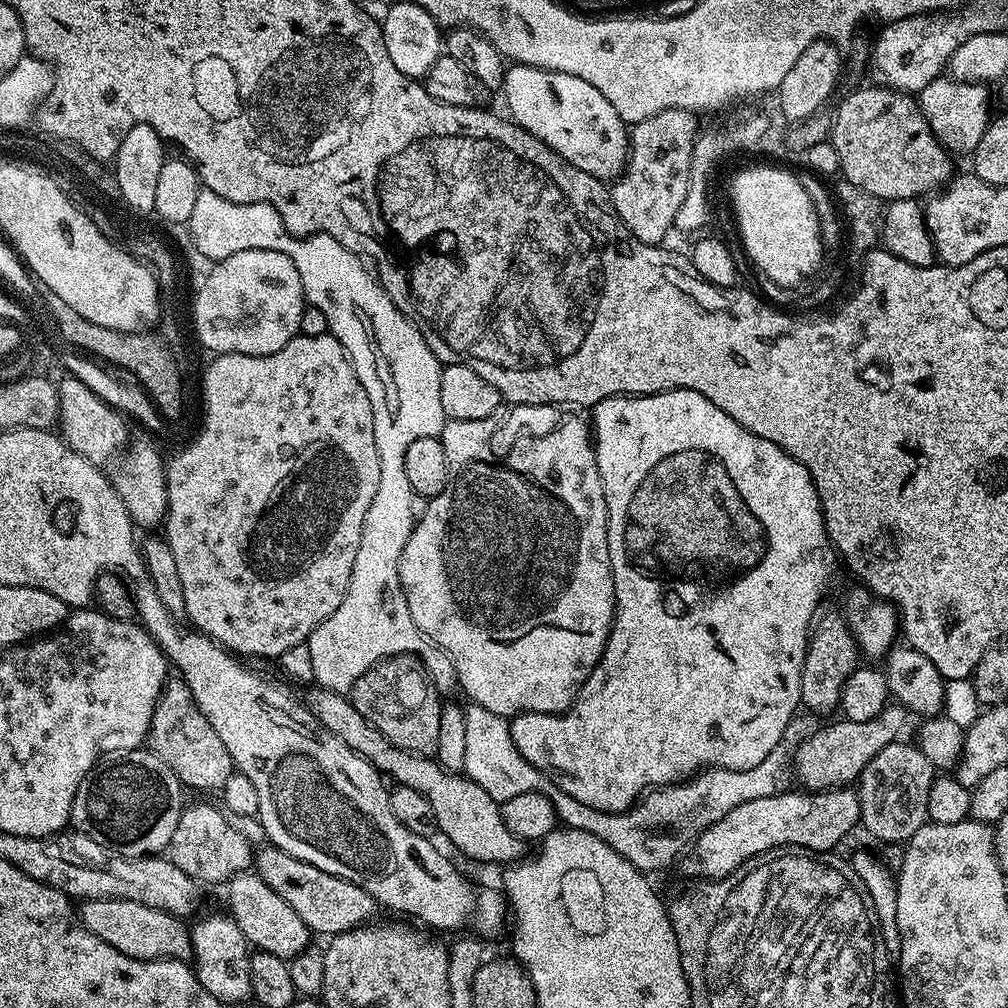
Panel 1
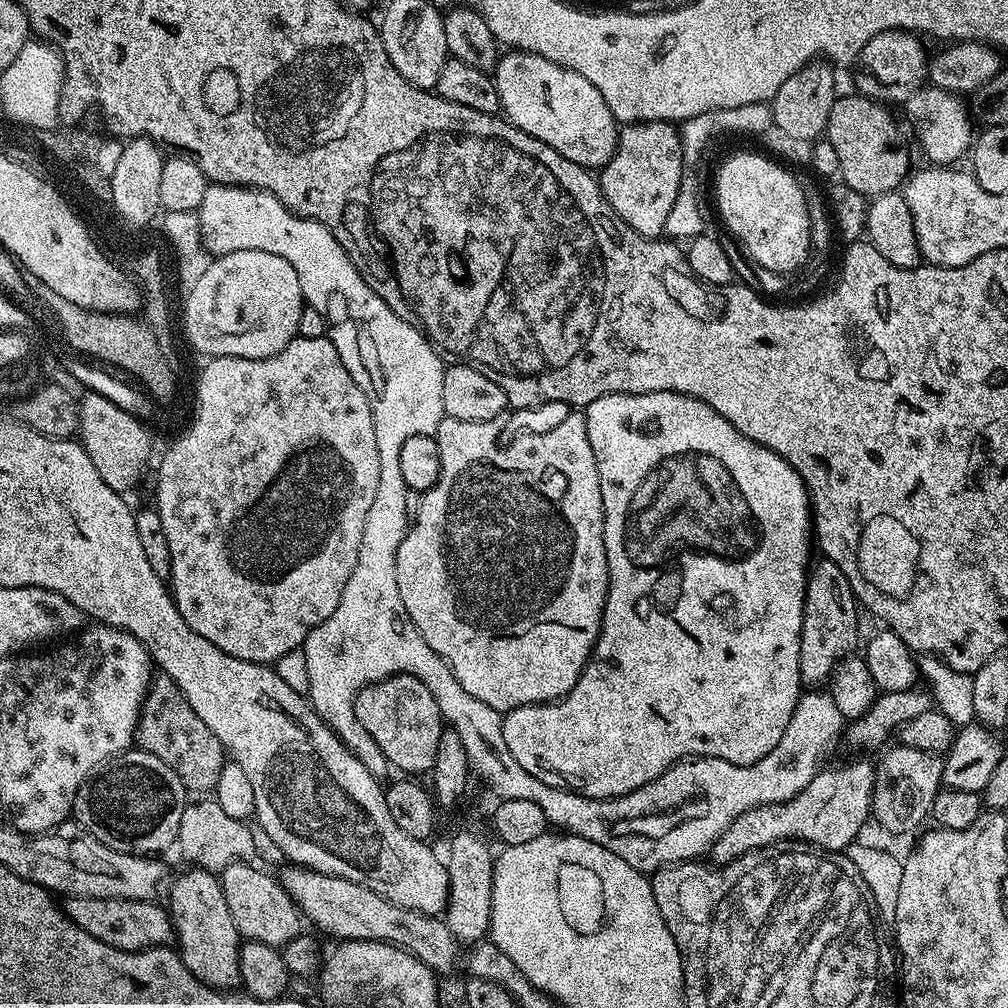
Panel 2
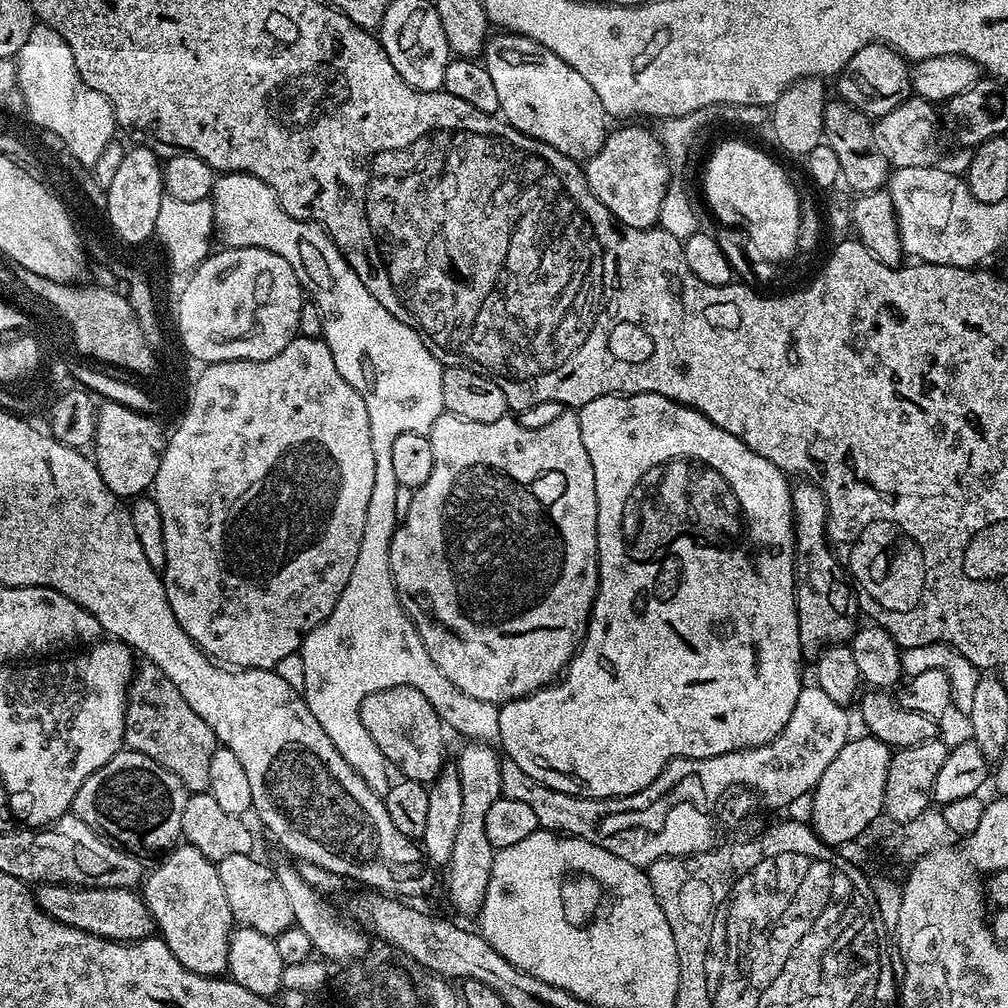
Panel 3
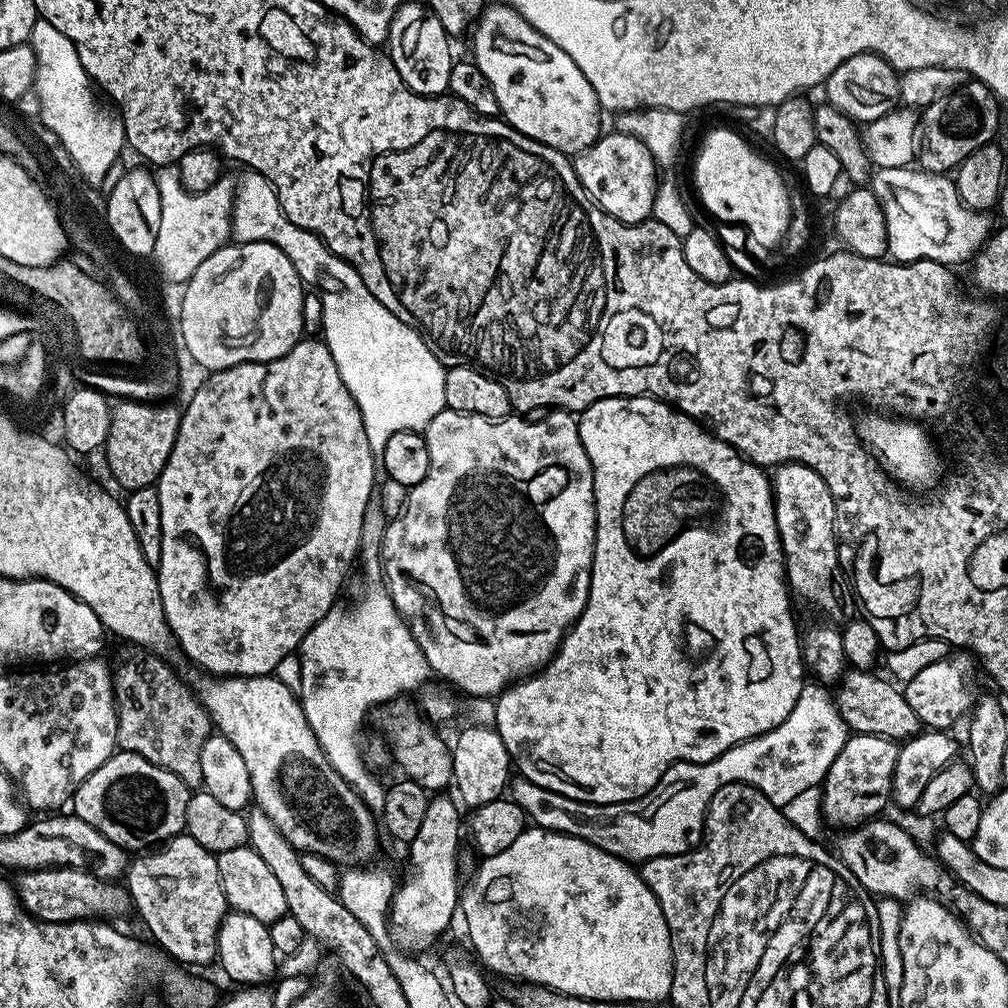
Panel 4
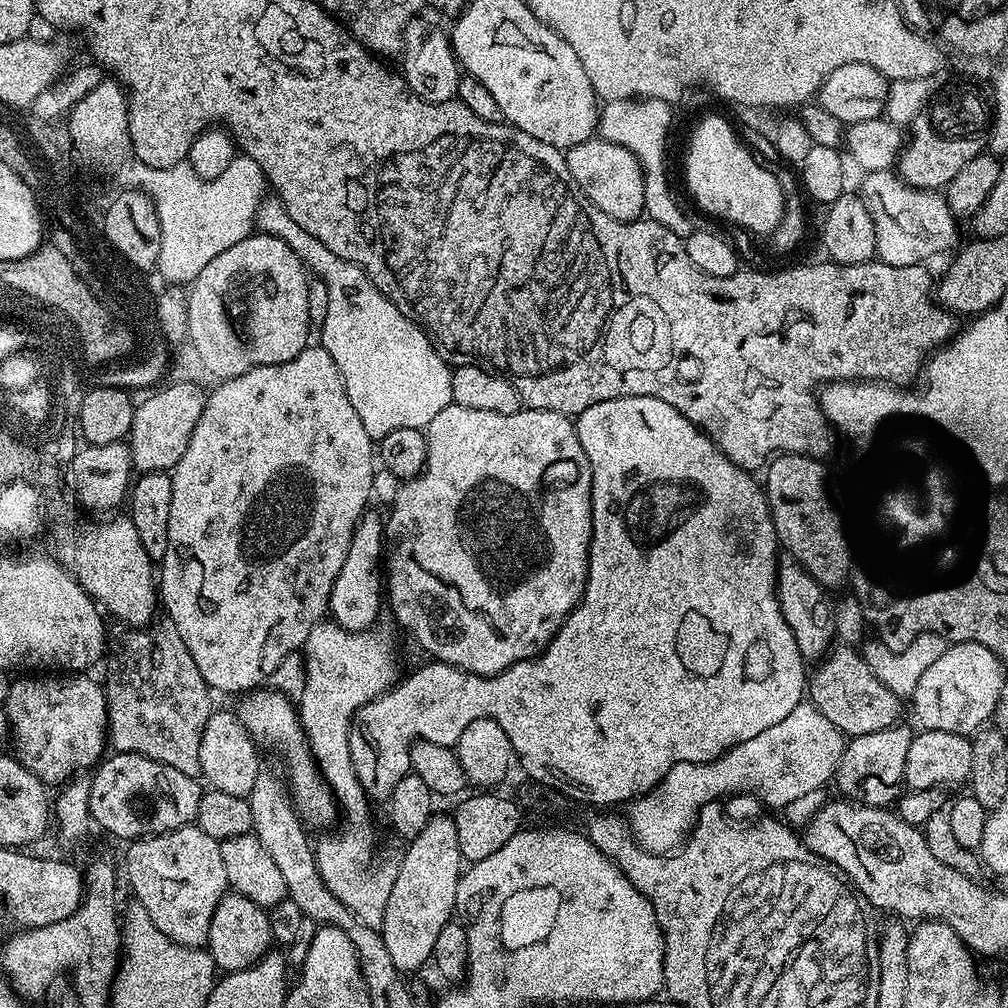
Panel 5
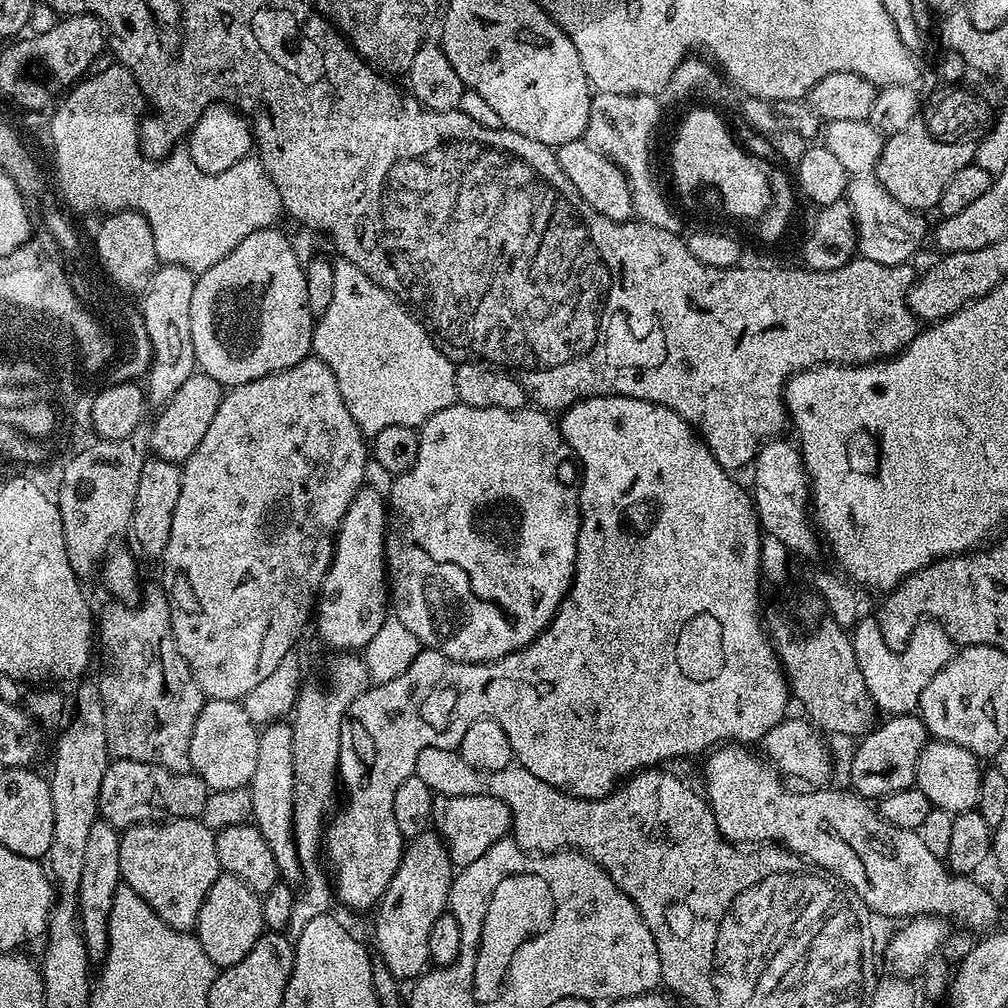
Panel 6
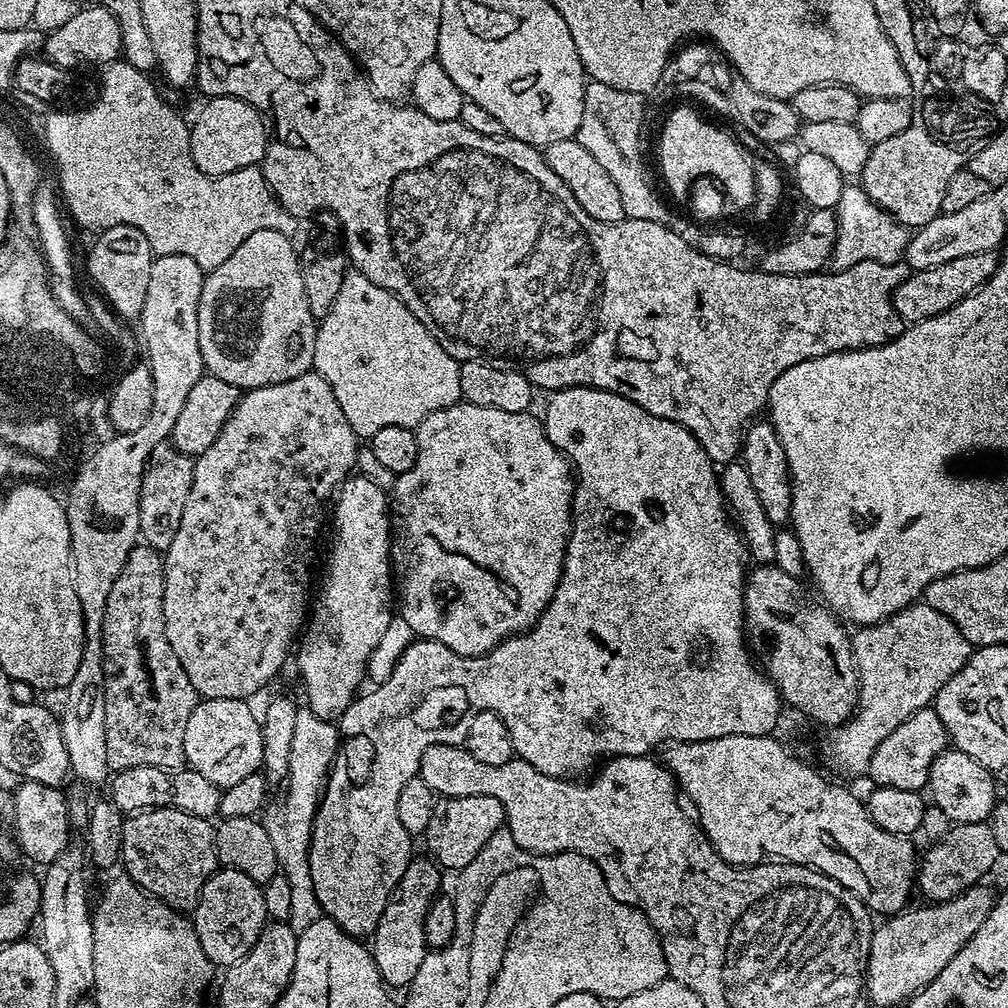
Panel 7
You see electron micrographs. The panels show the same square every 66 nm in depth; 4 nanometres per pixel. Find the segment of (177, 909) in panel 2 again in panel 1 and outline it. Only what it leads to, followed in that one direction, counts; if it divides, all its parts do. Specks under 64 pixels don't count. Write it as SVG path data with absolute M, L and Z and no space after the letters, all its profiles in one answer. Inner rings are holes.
M223 911L213 916L201 915L191 925L192 960L198 982L214 994L225 1006L240 1004L252 1000L252 983L250 982L250 945L242 930L232 921L232 917ZM221 912L221 913L220 913ZM204 916L204 917L203 917ZM201 919L201 920L200 920ZM200 920L200 921L199 921Z

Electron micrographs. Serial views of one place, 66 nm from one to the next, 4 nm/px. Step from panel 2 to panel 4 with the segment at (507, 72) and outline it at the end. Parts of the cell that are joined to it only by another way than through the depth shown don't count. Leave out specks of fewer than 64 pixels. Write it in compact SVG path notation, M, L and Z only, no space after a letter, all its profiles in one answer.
M503 2L489 3L482 15L471 29L472 53L471 59L486 74L486 82L490 82L490 90L494 90L494 98L498 98L500 116L505 124L518 130L526 138L534 138L554 150L563 152L569 158L575 158L578 153L584 152L602 135L600 116L602 109L598 98L594 94L594 86L586 82L586 74L578 70L574 58L562 50L562 46L554 46L546 34L534 30L522 14L513 8L508 8Z

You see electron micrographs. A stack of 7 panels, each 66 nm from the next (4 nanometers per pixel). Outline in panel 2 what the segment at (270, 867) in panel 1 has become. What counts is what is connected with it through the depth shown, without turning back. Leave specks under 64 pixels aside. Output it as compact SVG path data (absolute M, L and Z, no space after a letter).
M287 867L279 869L278 879L286 894L290 894L300 909L301 917L328 935L337 936L337 941L381 940L414 954L414 958L437 974L448 972L455 966L462 945L454 938L444 918L424 916L420 912L398 906L382 898L382 894L374 894L374 890L341 876L327 876L312 868Z

